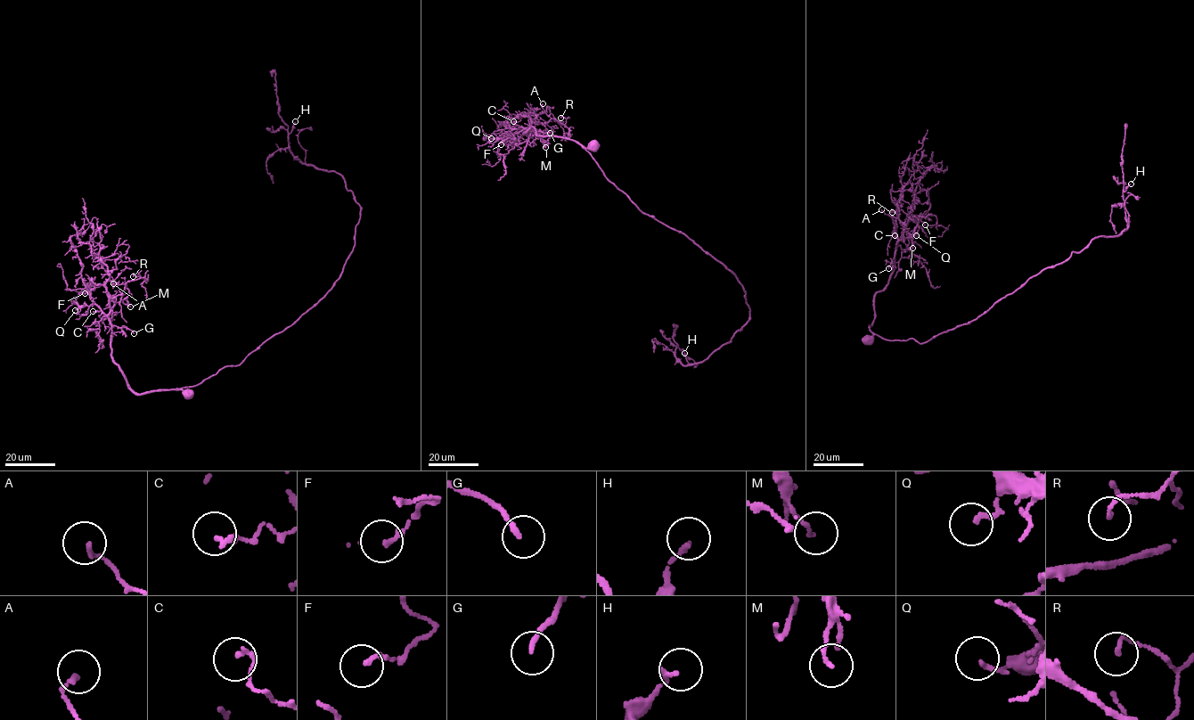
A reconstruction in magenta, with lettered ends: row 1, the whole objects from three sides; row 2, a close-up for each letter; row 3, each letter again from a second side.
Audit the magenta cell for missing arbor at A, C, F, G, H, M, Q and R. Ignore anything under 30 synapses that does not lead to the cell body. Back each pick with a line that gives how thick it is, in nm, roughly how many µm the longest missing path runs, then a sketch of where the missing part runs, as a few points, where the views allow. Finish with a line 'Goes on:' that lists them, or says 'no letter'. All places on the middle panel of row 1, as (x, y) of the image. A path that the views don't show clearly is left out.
G: 170 nm | 15 µm | (550, 133), (558, 134), (568, 128), (571, 129)
Goes on: G

